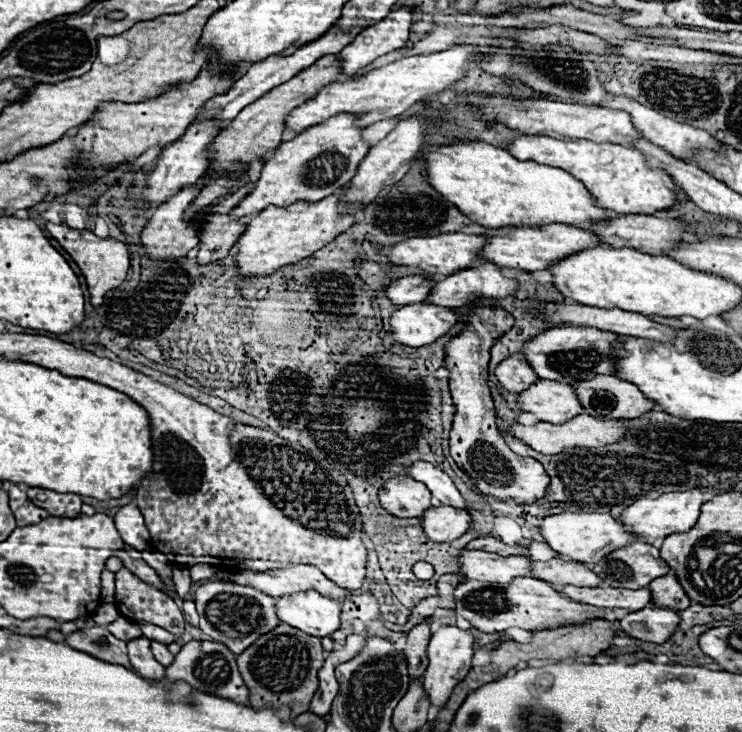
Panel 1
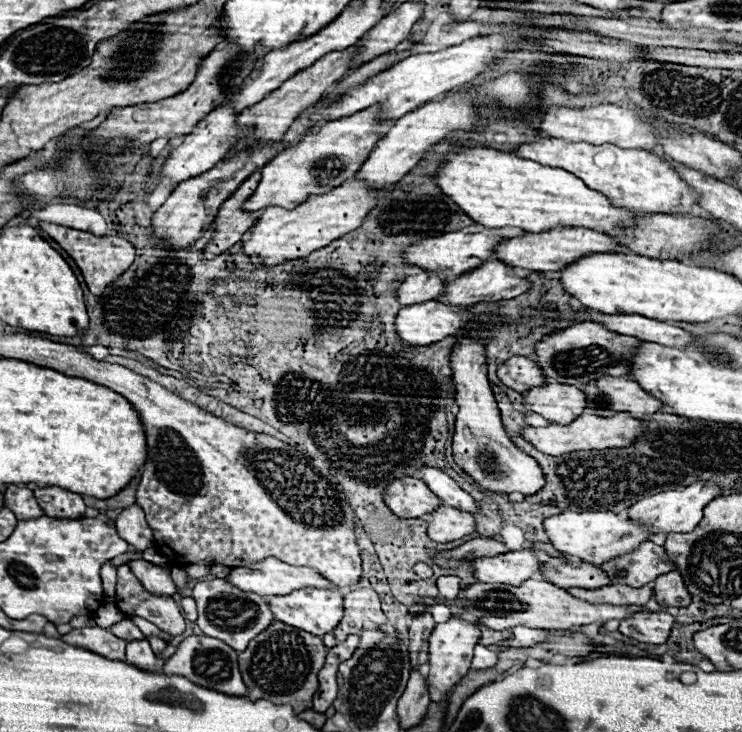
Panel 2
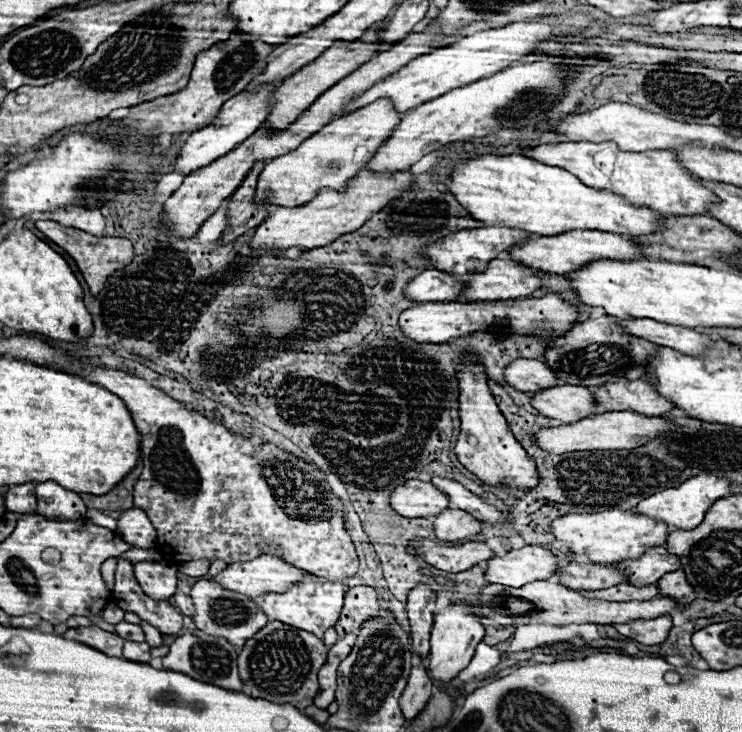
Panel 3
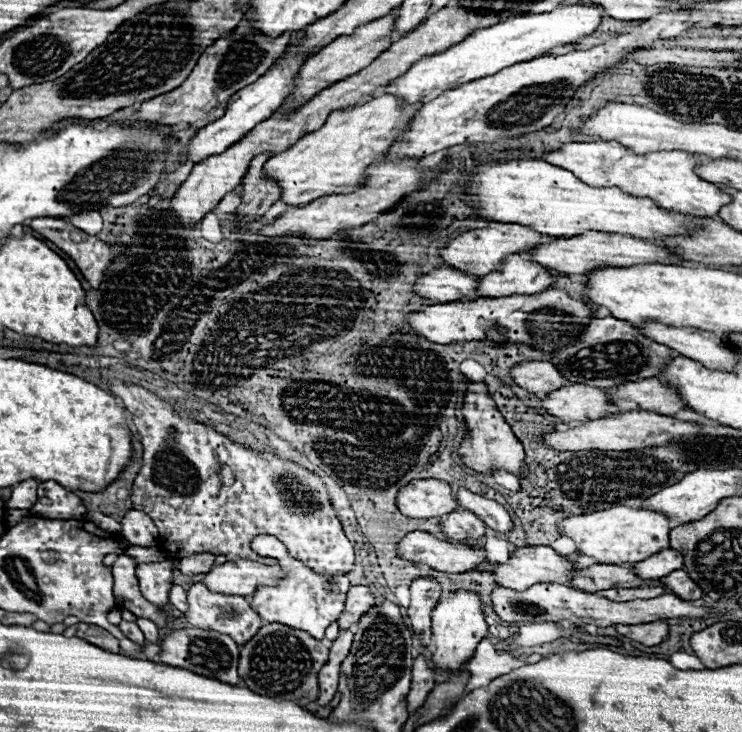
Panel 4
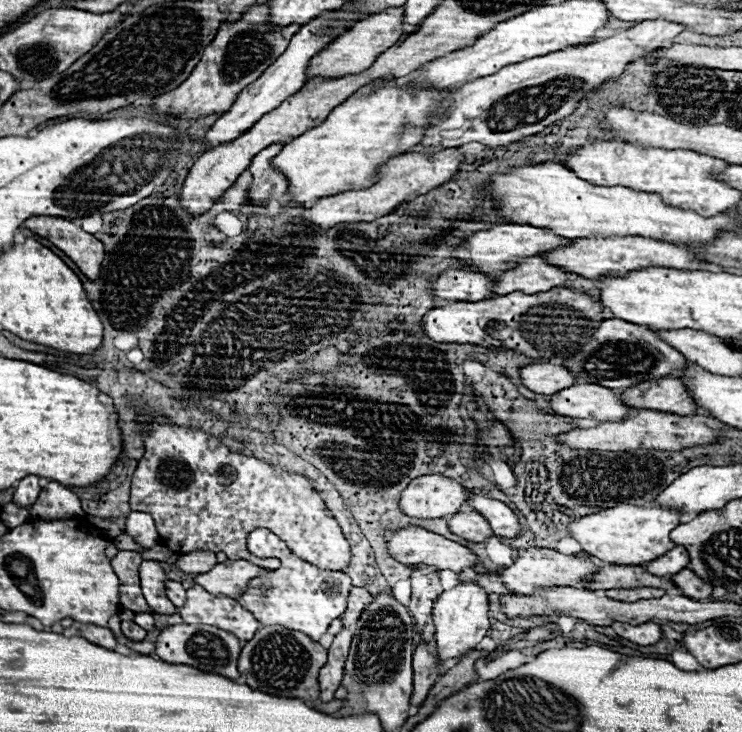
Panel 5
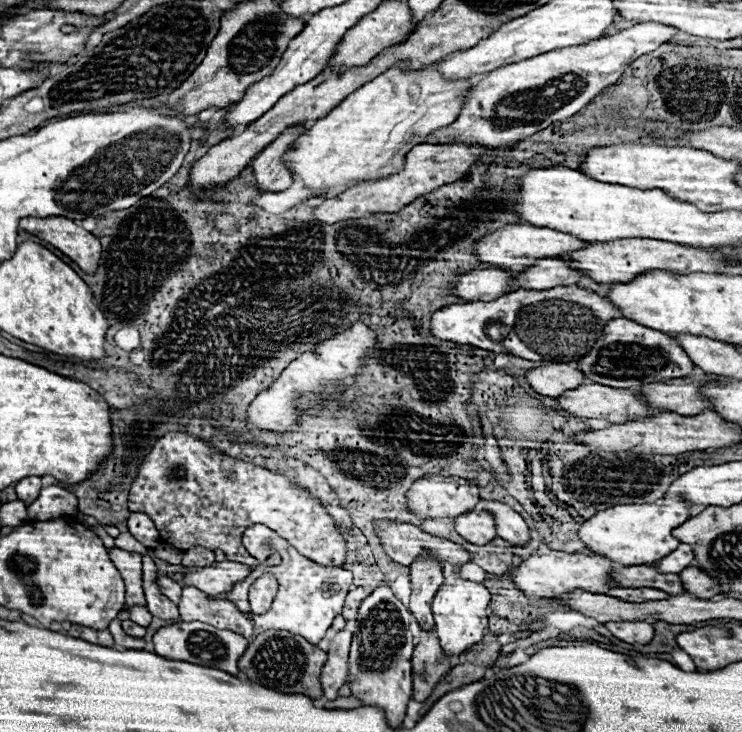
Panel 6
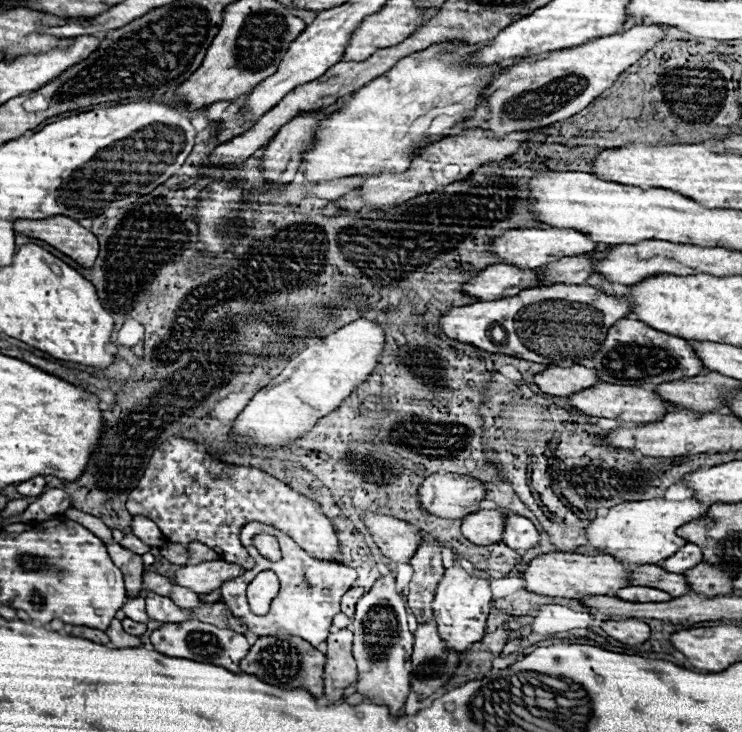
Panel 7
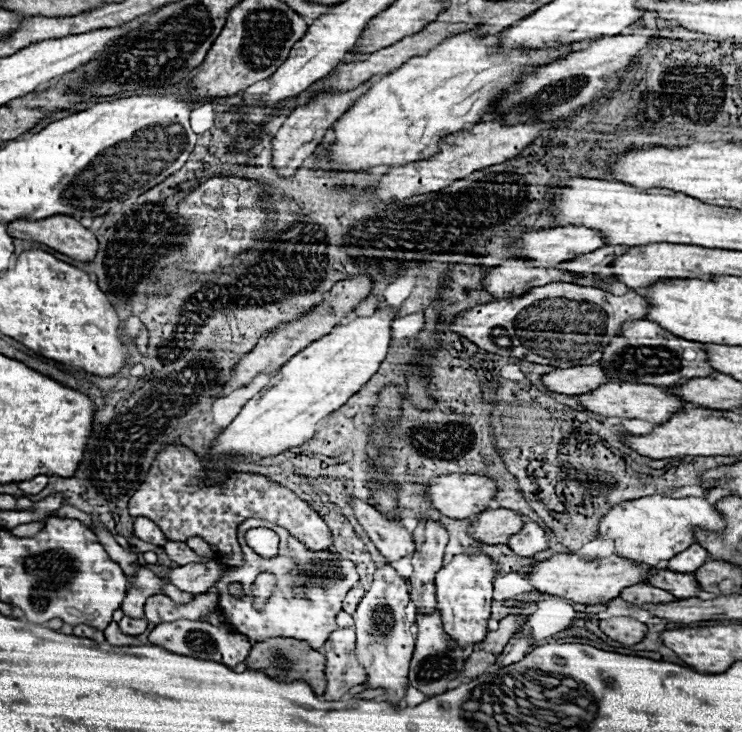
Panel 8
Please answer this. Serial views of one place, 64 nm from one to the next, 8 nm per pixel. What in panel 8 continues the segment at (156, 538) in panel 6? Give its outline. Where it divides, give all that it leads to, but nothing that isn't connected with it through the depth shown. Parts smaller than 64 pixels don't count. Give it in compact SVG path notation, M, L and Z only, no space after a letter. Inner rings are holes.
M138 516L134 522L134 536L138 536L144 542L156 544L156 546L164 546L168 542L164 532L158 528L158 524L154 524L152 520L142 518L142 516Z

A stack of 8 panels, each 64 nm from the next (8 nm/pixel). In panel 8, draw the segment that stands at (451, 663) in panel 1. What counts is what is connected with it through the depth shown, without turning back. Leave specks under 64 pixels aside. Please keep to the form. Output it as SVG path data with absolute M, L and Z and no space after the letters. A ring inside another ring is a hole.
M462 552L452 556L448 564L436 574L436 608L442 614L444 630L450 634L460 646L476 644L478 640L486 638L486 620L490 618L490 604L492 604L492 580L498 572L496 562L484 552Z

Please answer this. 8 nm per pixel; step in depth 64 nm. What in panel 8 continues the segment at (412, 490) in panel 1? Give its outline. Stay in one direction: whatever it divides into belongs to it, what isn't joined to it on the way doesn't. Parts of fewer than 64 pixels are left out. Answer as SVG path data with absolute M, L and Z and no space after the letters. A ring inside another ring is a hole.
M470 474L438 476L430 482L428 496L444 516L464 520L488 508L488 502L496 496L496 482L488 476Z

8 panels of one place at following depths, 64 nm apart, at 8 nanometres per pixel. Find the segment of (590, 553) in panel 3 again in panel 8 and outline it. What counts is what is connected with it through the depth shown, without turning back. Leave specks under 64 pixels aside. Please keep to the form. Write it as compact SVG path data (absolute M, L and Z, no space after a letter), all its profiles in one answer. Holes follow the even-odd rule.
M646 496L614 506L598 524L600 538L614 540L616 552L622 558L658 566L662 560L670 560L678 552L694 544L694 530L702 528L708 532L720 532L726 526L726 518L706 498L668 498L668 496Z

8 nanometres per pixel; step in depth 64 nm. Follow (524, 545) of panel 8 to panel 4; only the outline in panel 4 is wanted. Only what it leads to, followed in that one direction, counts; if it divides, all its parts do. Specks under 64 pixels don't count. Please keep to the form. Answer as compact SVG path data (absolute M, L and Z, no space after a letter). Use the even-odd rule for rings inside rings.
M454 486L456 494L458 494L458 502L464 510L470 510L474 512L488 528L496 530L496 532L502 532L502 534L508 534L514 524L512 524L512 516L508 514L508 510L498 504L496 500L490 500L490 498L484 498L480 494L474 494L466 488L458 488Z

